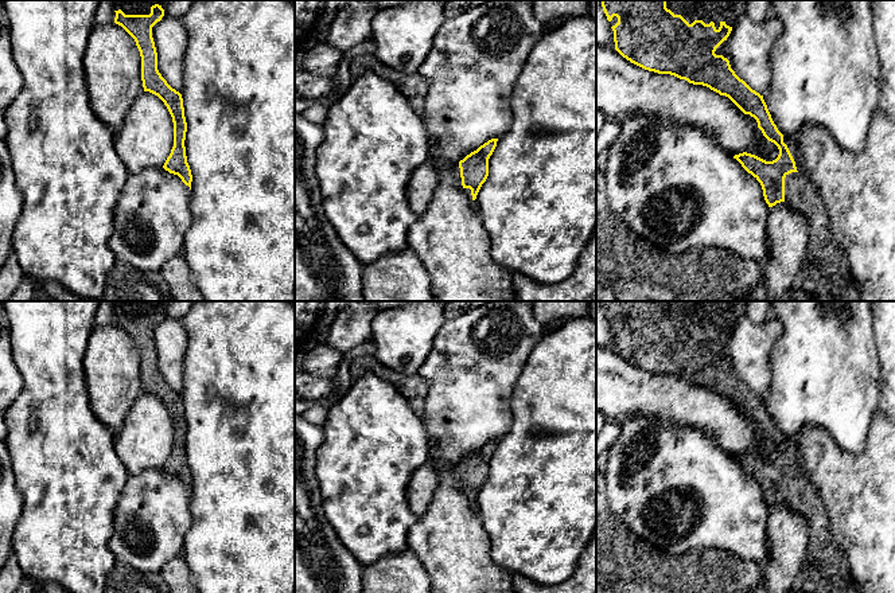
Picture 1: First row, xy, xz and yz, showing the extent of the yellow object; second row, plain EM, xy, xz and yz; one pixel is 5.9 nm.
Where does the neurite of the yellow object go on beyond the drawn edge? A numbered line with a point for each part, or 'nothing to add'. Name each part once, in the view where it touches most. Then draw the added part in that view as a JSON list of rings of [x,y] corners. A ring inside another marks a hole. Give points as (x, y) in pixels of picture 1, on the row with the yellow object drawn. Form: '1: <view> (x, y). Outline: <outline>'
1: yz (716, 11). Outline: [[[666,0],[666,8],[674,15],[681,15],[689,24],[703,20],[705,24],[715,23],[719,30],[720,23],[733,27],[736,20],[746,13],[747,0]]]
2: yz (829, 274). Outline: [[[803,171],[786,175],[785,202],[808,221],[808,258],[810,265],[801,272],[798,285],[814,299],[828,296],[833,301],[861,301],[859,290],[852,284],[853,274],[847,254],[833,238],[825,204]]]

